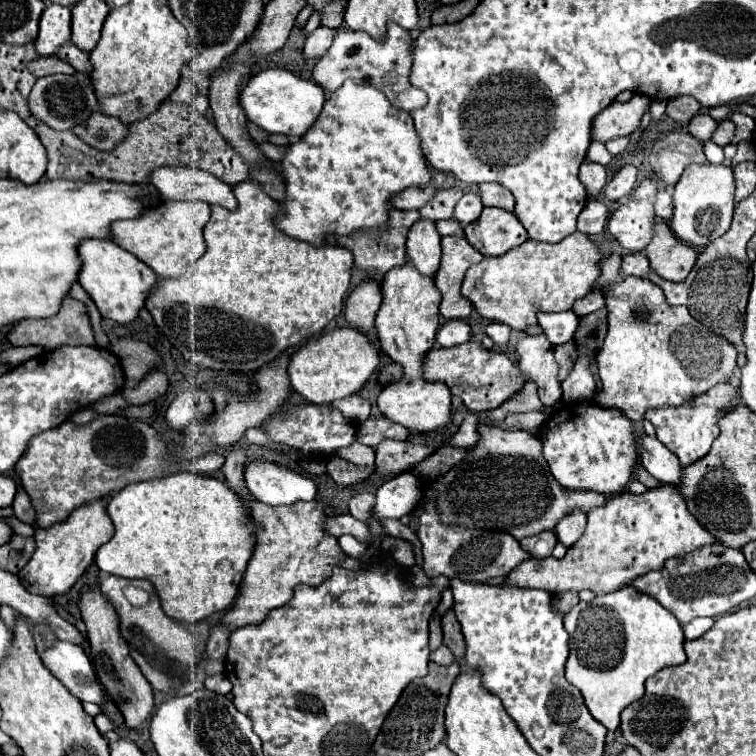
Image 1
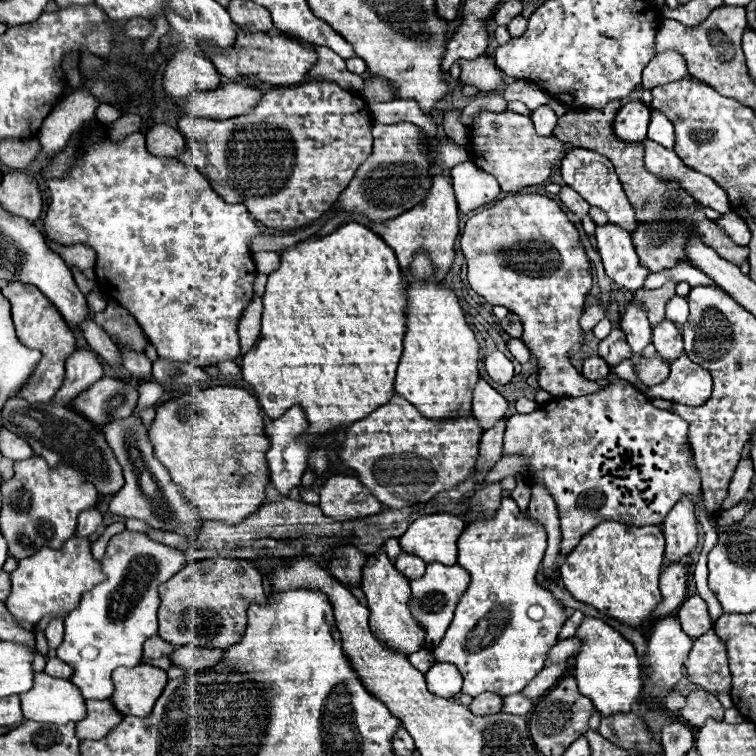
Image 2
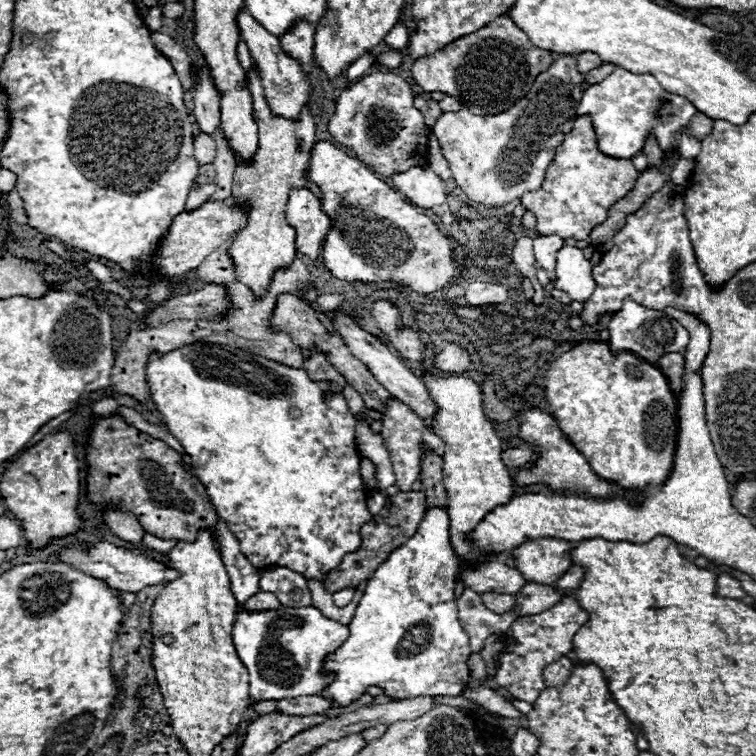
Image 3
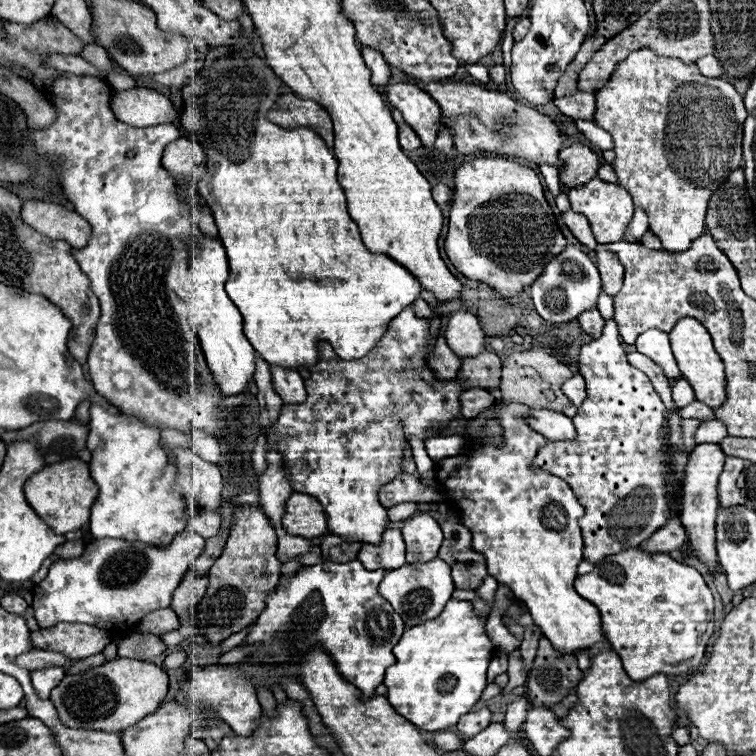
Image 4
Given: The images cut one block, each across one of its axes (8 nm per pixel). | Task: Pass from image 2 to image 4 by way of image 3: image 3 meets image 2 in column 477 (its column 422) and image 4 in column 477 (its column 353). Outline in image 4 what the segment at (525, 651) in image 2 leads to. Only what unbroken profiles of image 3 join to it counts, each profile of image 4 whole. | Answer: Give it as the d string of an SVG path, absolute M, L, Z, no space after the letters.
M450 600L438 618L428 620L420 626L406 628L402 638L398 640L398 644L392 650L396 656L396 664L390 666L384 676L384 684L388 688L386 696L390 698L390 704L394 706L394 710L400 712L404 718L408 718L412 724L416 724L422 730L436 732L432 746L438 748L440 752L458 750L462 746L464 738L448 728L456 726L458 718L472 710L472 706L480 700L480 694L486 688L486 668L488 668L490 660L494 658L494 652L498 652L498 650L492 646L490 638L486 638L484 624L486 624L486 620L482 620L474 614L472 604L468 600Z

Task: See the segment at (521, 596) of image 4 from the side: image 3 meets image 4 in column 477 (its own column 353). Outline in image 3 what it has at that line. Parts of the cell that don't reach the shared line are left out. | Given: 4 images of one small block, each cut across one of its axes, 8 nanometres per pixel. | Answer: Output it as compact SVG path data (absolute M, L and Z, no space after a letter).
M196 342L196 344L182 346L178 350L172 350L168 354L152 354L146 364L146 382L150 388L152 402L156 404L156 410L162 416L168 432L184 446L186 454L192 456L196 464L194 466L196 476L206 486L216 512L222 518L226 518L230 530L234 530L236 538L240 540L242 554L246 554L246 558L250 558L256 568L288 566L294 572L302 574L304 578L322 580L326 570L332 570L334 566L338 566L338 562L348 552L354 552L358 548L358 542L360 542L358 530L362 522L368 522L372 518L372 514L366 508L366 490L360 478L360 454L356 450L356 440L354 440L356 418L350 414L350 408L342 394L334 394L328 402L322 400L322 394L328 390L328 382L312 382L306 370L302 368L300 370L288 368L278 362L260 358L256 354L248 354L240 348L212 344L212 342Z

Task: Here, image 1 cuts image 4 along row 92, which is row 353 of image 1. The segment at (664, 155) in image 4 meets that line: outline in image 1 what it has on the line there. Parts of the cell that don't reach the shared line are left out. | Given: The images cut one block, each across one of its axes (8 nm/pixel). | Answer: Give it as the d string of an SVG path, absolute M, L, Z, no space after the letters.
M612 254L610 258L604 258L600 264L602 274L596 282L596 290L608 288L606 294L606 310L608 310L608 334L604 338L604 344L600 352L596 354L596 362L600 368L600 380L604 384L602 392L596 394L596 402L606 408L618 408L622 410L630 420L642 420L644 412L650 408L660 406L680 406L688 402L694 396L704 394L712 386L726 382L736 368L738 348L732 342L726 342L722 336L716 336L710 332L708 326L698 322L690 316L686 306L670 306L666 302L666 296L662 290L648 282L646 278L628 276L622 278L620 274L620 262L622 258L618 254Z

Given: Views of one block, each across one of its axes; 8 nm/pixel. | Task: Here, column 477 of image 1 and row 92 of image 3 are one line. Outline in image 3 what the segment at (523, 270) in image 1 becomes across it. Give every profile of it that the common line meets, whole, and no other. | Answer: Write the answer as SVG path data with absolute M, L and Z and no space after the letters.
M240 8L238 10L238 16L236 16L236 24L238 24L238 30L240 30L240 36L242 40L248 44L250 48L250 54L252 54L252 60L256 62L256 66L260 68L260 74L262 74L262 86L264 86L264 96L270 104L270 110L278 116L286 116L286 118L298 118L300 110L304 104L308 104L308 98L310 98L310 92L312 92L312 86L310 82L304 78L302 70L300 70L300 64L290 58L282 46L280 46L280 40L276 36L272 36L270 32L266 32L254 18L252 14L246 10L246 8Z

